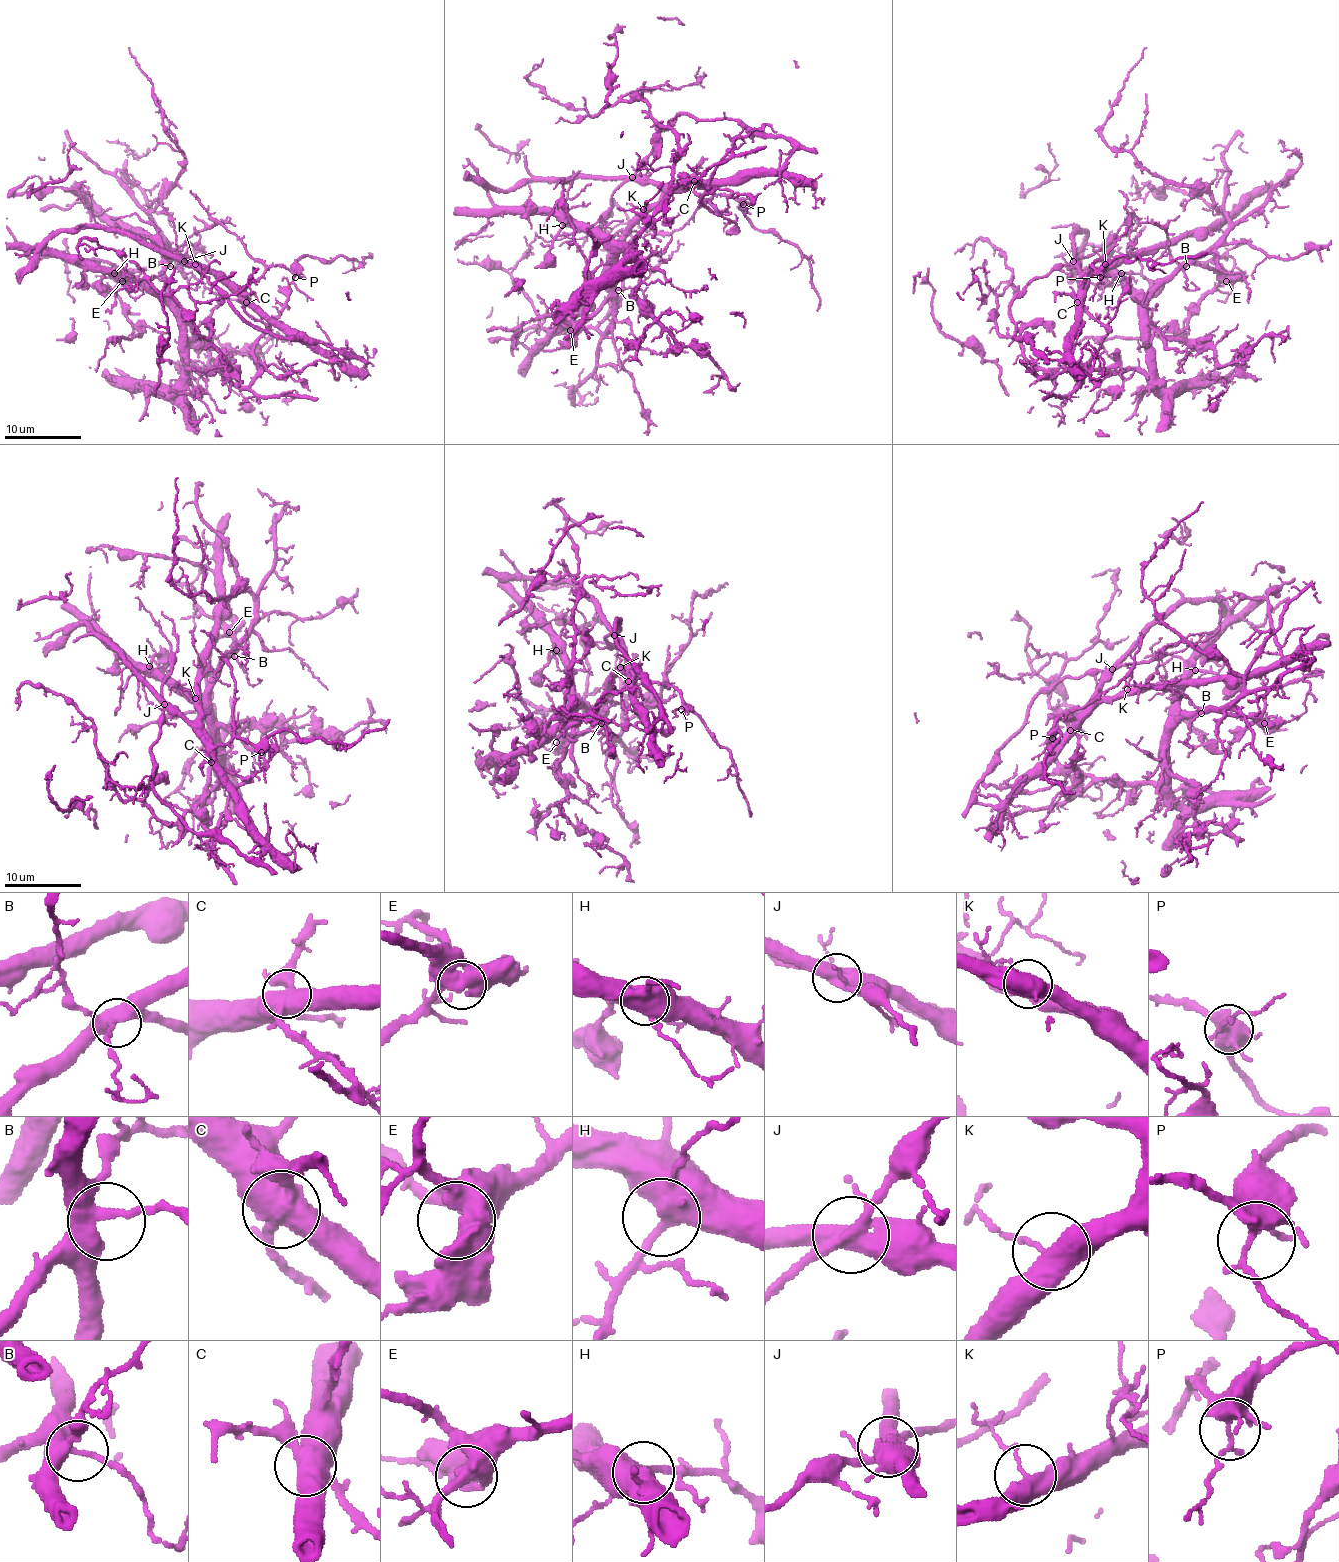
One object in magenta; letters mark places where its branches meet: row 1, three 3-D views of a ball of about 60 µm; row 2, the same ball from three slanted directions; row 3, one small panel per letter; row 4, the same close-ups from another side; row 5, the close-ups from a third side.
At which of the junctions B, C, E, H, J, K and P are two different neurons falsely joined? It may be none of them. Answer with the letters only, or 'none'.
C, J

